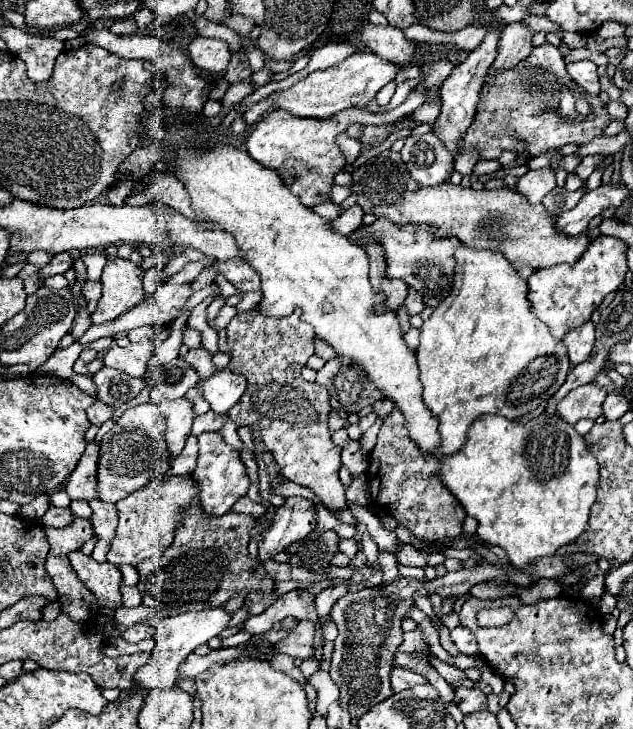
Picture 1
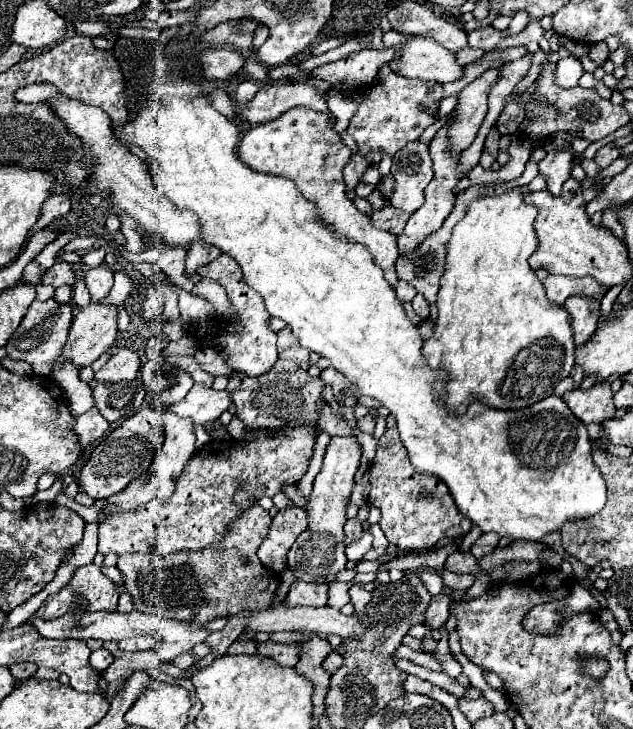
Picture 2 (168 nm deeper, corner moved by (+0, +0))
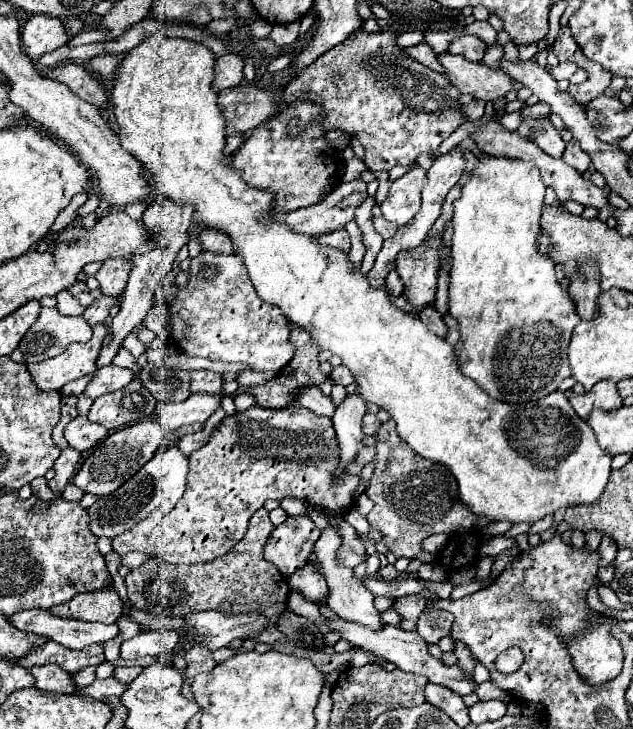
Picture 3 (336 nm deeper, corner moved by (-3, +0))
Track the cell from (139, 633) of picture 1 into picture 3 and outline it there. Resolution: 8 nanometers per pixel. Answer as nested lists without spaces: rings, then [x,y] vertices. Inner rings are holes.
[[[155,629],[139,633],[121,645],[121,659],[139,659],[151,655],[155,659],[171,655],[179,643],[179,635],[169,629]]]

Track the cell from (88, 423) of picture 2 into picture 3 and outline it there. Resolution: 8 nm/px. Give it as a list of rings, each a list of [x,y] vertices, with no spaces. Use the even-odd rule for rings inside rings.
[[[75,417],[67,427],[65,427],[65,439],[69,447],[75,451],[89,451],[95,447],[101,439],[107,437],[107,429],[103,425],[91,423],[87,417]]]

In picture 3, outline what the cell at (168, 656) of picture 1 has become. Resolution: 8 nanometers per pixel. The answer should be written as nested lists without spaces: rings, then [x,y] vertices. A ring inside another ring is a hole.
[[[47,609],[17,611],[15,615],[7,617],[7,621],[11,621],[11,625],[23,633],[45,635],[55,643],[75,651],[85,649],[93,643],[105,643],[107,639],[113,639],[119,633],[119,627],[115,623],[103,625],[103,623],[87,623],[79,619],[63,619],[51,615],[51,611]]]

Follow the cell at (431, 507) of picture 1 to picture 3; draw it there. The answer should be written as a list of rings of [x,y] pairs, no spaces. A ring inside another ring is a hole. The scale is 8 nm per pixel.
[[[395,421],[381,425],[375,437],[375,473],[367,497],[375,503],[367,515],[373,529],[381,531],[381,541],[395,557],[413,559],[421,551],[421,541],[433,533],[463,533],[477,525],[477,515],[467,511],[459,499],[457,481],[447,467],[419,457],[395,431]]]

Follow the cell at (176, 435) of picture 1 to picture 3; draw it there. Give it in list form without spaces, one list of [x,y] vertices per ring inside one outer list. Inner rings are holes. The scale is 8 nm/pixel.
[[[171,445],[167,451],[161,453],[157,450],[151,457],[151,461],[133,475],[123,487],[113,491],[107,497],[99,497],[87,511],[89,511],[89,529],[95,537],[109,537],[125,533],[133,525],[137,525],[141,519],[145,519],[153,509],[159,505],[171,505],[175,507],[177,501],[185,493],[185,481],[189,473],[189,461],[187,457],[177,449],[177,445]]]

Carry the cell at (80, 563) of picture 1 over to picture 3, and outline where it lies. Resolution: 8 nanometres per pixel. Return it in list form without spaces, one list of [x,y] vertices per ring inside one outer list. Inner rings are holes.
[[[107,587],[103,591],[81,593],[63,605],[55,605],[49,609],[57,617],[73,617],[79,621],[97,621],[97,623],[115,623],[123,615],[121,599],[115,589]],[[83,609],[89,609],[87,617],[83,617]]]

